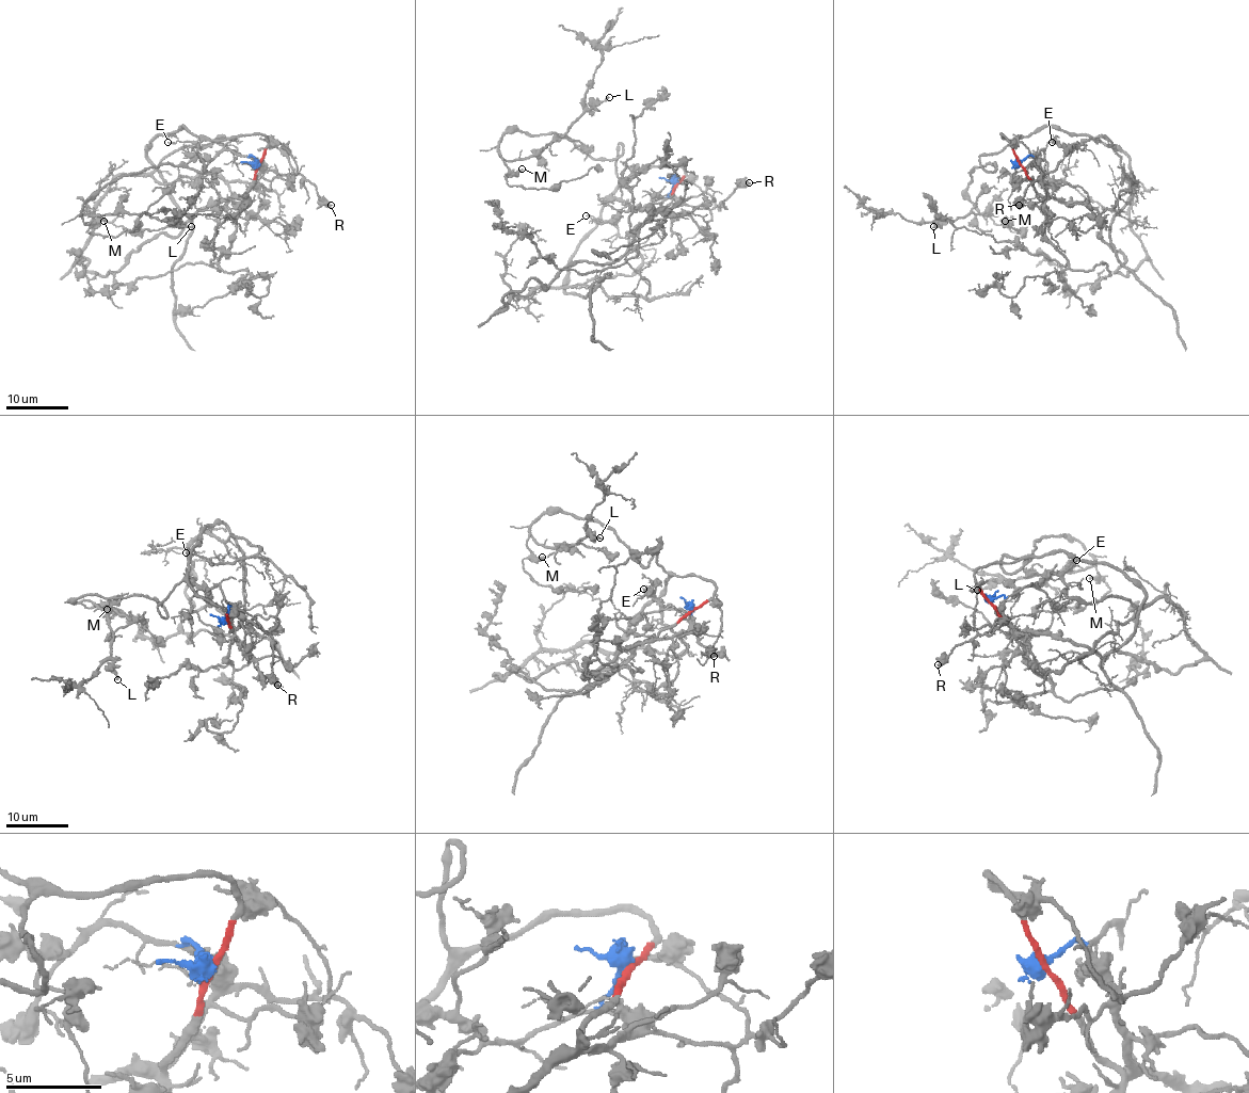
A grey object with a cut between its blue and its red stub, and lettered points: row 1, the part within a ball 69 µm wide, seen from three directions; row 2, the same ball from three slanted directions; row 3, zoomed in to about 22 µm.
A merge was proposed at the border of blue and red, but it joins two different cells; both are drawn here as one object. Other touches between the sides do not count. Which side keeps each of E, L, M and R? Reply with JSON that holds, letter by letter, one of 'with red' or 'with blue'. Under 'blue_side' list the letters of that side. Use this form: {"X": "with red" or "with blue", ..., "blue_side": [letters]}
{"E": "with blue", "L": "with red", "M": "with red", "R": "with blue", "blue_side": ["E", "R"]}

